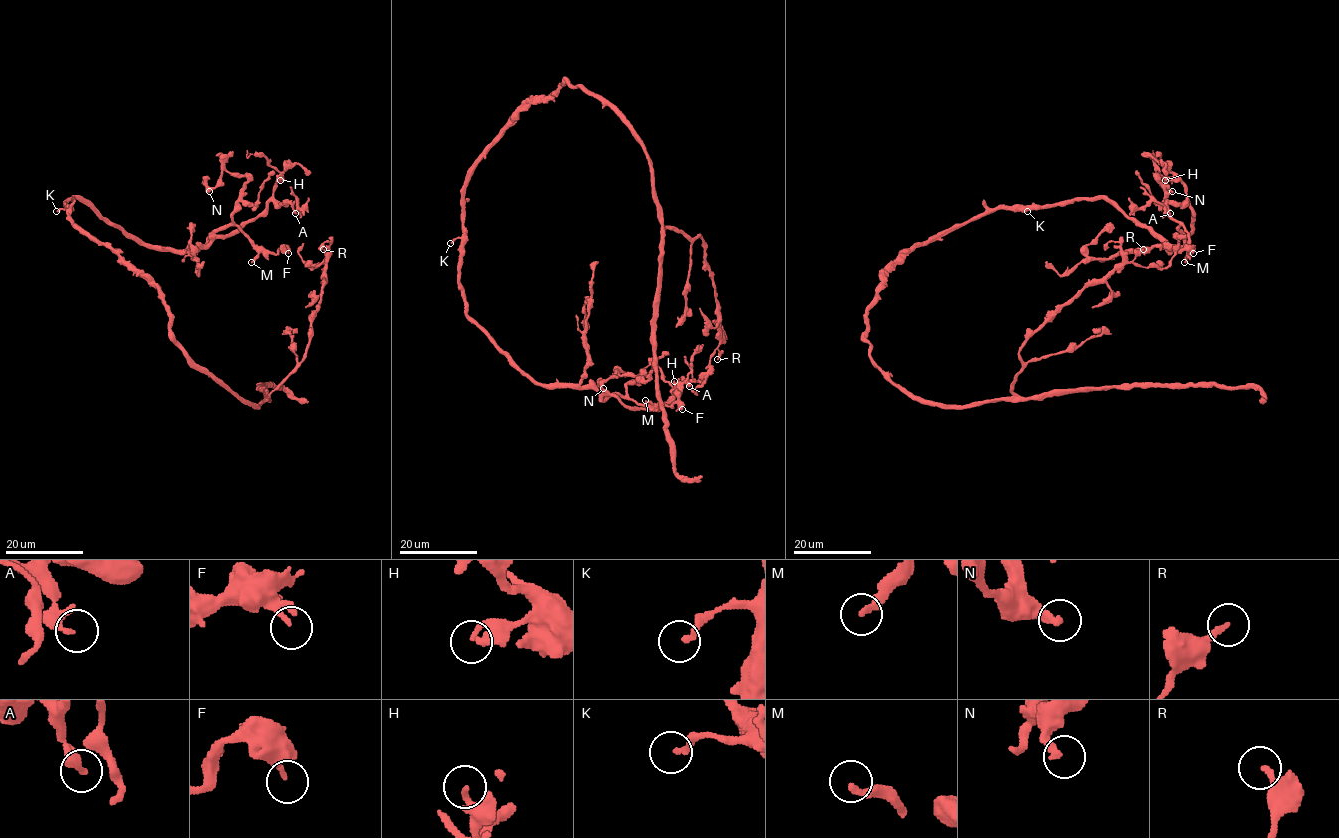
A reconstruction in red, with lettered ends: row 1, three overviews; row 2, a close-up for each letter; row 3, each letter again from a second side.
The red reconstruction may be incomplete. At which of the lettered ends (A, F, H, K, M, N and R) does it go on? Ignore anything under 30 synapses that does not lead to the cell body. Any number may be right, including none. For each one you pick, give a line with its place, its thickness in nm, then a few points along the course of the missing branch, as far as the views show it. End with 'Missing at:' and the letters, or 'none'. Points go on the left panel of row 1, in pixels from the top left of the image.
Missing at: none

